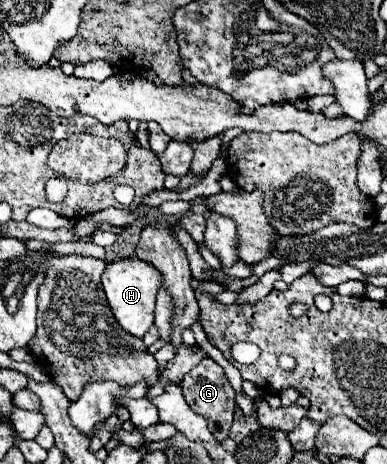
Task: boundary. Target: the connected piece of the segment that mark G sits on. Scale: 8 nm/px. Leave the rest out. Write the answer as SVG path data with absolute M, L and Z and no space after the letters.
M204 357L194 369L190 369L186 373L186 377L180 383L180 387L182 387L184 399L190 405L190 409L196 411L198 415L206 417L212 435L216 437L216 441L222 443L228 437L228 433L230 433L232 419L234 419L234 409L236 409L236 401L234 401L236 393L234 393L232 385L228 383L222 367L216 361L212 361L210 357Z

